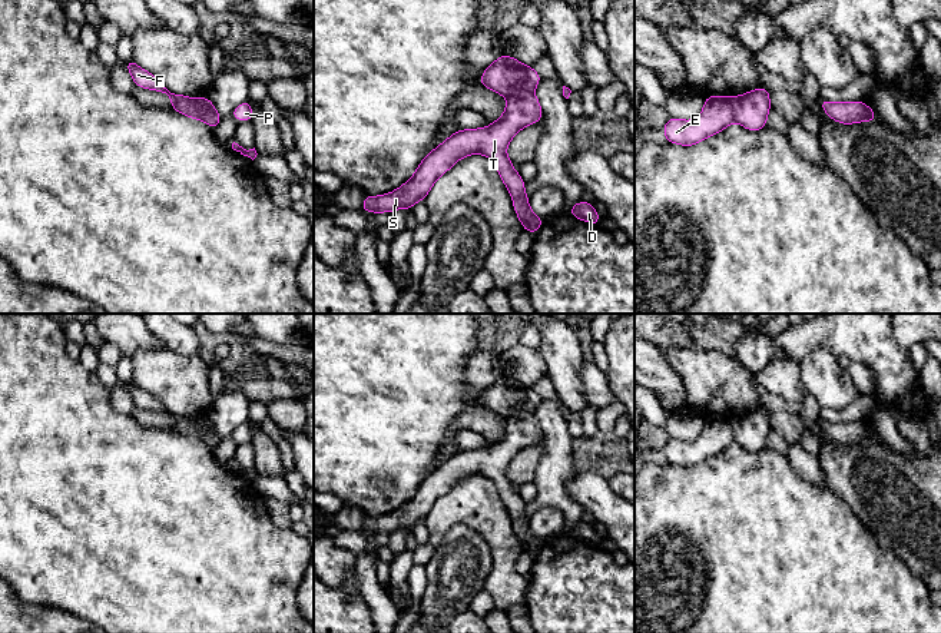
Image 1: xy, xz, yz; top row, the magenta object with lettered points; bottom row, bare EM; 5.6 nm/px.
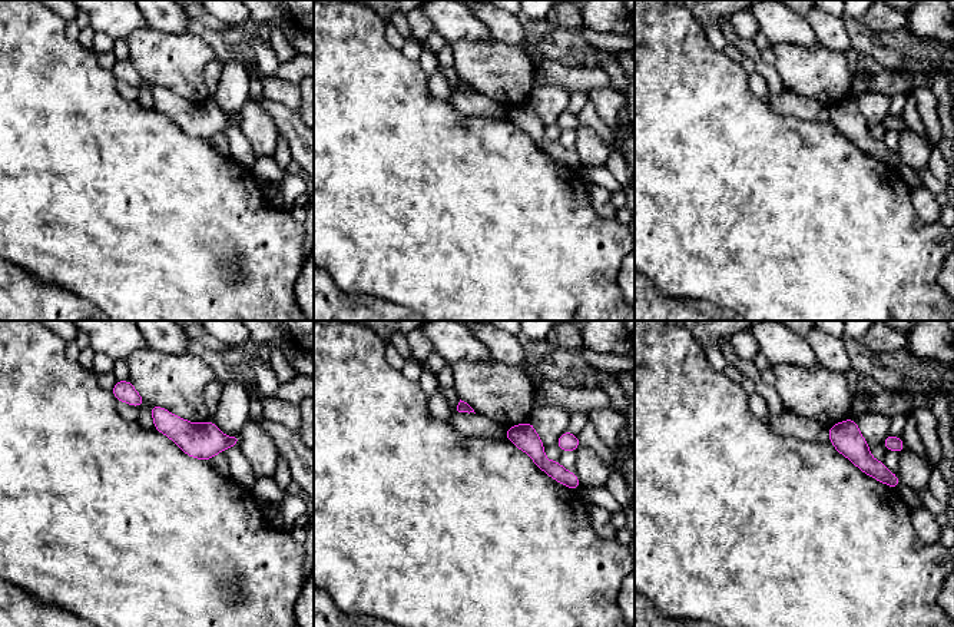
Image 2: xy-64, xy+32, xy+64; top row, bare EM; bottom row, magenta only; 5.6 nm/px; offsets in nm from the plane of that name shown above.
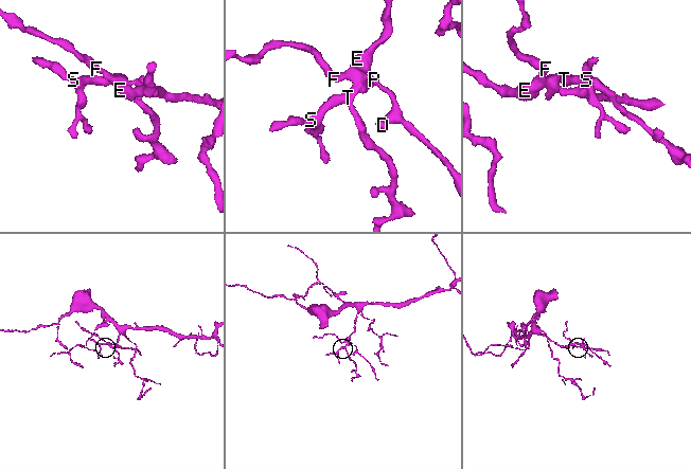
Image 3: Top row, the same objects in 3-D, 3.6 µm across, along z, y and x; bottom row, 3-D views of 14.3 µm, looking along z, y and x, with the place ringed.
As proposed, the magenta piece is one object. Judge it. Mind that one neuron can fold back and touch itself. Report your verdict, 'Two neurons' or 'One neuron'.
Two neurons

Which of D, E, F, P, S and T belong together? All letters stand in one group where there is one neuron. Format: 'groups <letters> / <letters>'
groups D E F P / S T

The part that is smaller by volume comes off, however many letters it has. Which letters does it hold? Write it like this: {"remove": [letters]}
{"remove": ["S", "T"]}

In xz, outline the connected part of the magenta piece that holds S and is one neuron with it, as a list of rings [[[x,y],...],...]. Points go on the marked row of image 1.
[[[520,90],[507,97],[507,107],[501,119],[494,119],[491,126],[481,129],[458,129],[438,148],[433,149],[418,165],[412,178],[391,193],[381,196],[365,196],[361,211],[374,213],[392,212],[405,208],[408,212],[418,200],[424,200],[434,182],[450,168],[473,153],[490,158],[513,198],[514,211],[523,229],[536,233],[543,225],[529,206],[529,196],[524,193],[524,180],[513,169],[506,149],[513,136],[526,126],[543,119],[541,106],[530,90]]]

